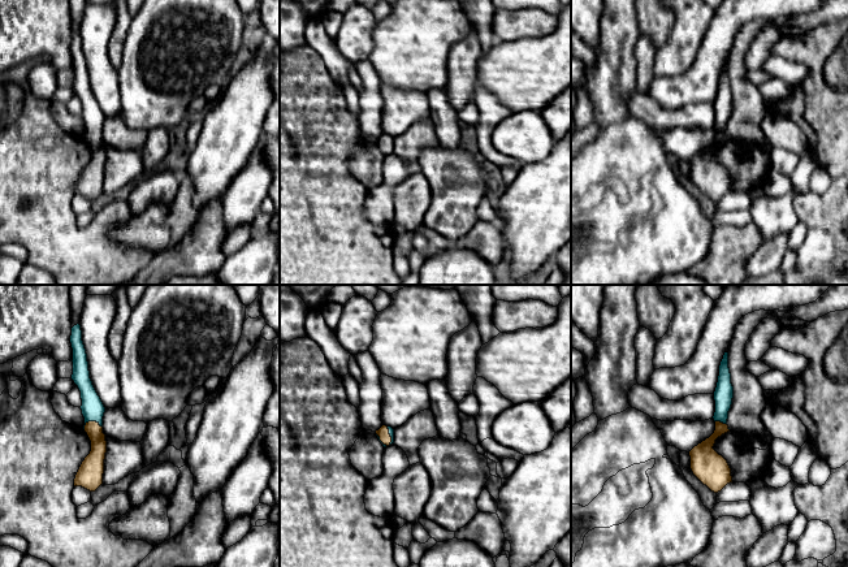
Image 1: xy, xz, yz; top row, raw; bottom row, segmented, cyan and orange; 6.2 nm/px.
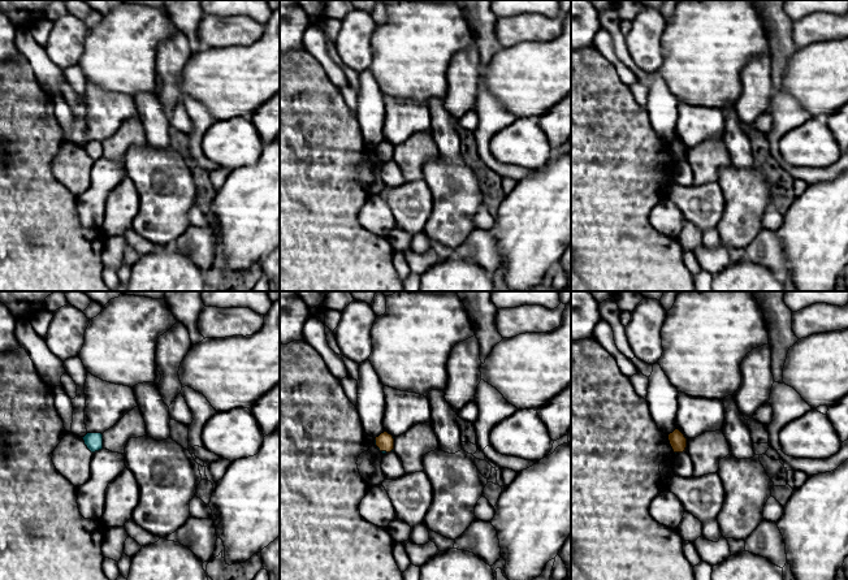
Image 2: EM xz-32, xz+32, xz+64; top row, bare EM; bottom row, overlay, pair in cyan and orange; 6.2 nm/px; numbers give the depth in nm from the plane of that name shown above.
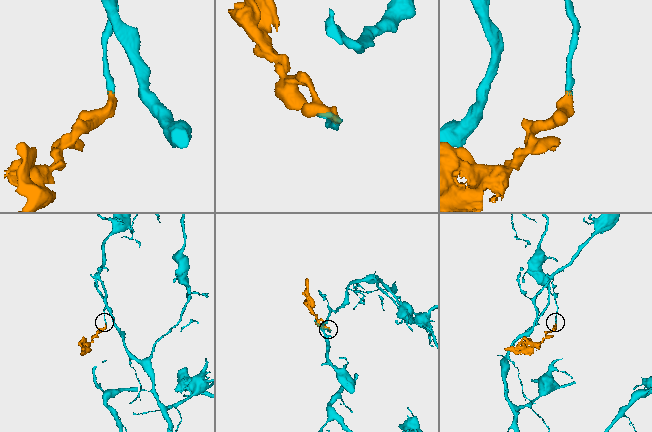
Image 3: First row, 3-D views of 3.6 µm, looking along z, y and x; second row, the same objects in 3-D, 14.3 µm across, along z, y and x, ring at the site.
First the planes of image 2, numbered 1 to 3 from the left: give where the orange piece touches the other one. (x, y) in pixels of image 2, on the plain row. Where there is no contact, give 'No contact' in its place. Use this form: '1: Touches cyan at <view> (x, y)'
1: No contact
2: Touches cyan at xz+32 (383, 160)
3: No contact

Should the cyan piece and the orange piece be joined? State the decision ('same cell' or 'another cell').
same cell

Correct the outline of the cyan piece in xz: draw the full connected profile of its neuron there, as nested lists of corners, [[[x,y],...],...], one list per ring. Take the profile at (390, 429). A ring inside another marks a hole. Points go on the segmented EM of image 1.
[[[382,425],[376,430],[376,436],[384,447],[394,443],[394,429],[391,427]]]

